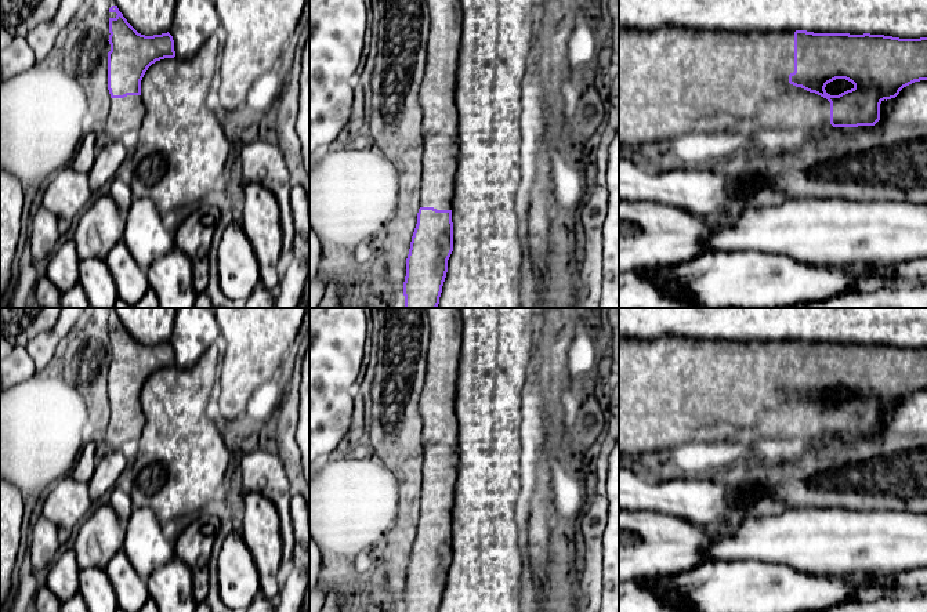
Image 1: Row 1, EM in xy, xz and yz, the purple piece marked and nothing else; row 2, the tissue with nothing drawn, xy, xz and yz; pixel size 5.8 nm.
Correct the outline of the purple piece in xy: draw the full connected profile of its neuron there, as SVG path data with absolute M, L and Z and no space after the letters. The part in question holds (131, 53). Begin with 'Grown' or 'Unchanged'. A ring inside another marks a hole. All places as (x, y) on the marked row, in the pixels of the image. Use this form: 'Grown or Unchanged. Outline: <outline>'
Grown. Outline: M109 8L108 90L111 111L105 119L102 141L123 141L133 137L145 117L141 80L156 61L174 58L174 40L167 33L138 33L119 11Z

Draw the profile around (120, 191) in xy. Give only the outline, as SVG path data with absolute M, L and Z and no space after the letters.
M119 174L111 181L111 196L119 210L126 214L133 203L133 191L126 174Z

